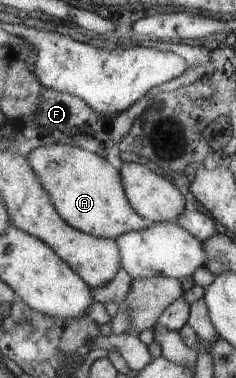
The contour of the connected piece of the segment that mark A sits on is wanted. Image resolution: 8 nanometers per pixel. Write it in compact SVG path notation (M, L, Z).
M53 144L34 149L25 158L27 158L28 164L35 176L37 176L41 187L46 194L49 194L49 199L57 215L71 228L96 238L115 241L124 233L147 229L153 224L151 221L139 217L131 209L129 202L126 200L118 171L109 162L106 162L103 157L90 154L78 147Z

